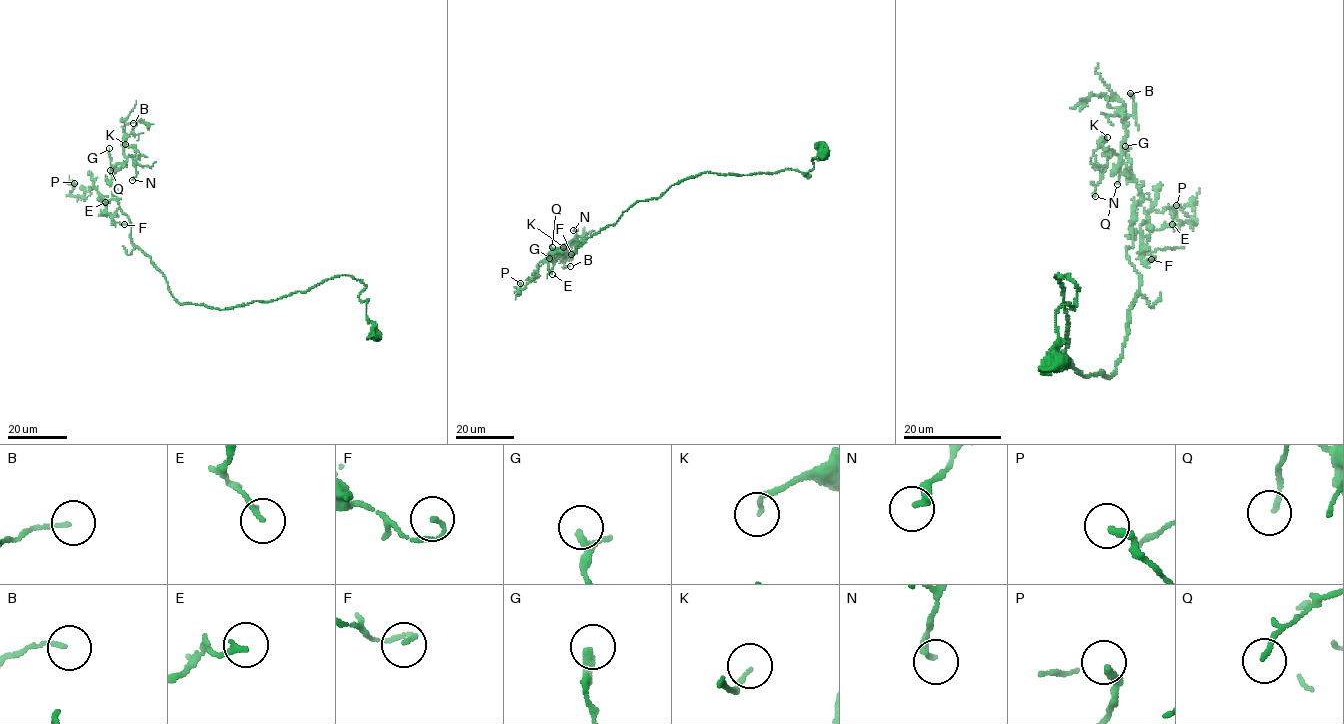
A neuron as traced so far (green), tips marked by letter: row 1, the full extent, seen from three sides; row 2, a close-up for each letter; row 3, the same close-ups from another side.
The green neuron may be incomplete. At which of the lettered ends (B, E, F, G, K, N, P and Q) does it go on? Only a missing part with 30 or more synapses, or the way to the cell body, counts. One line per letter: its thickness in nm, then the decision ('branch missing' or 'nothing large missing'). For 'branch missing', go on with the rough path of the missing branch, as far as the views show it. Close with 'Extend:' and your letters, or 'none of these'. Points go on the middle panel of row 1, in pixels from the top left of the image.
B: calibre 100 nm; nothing large missing
E: calibre 190 nm; nothing large missing
F: calibre 110 nm; nothing large missing
G: calibre 280 nm; nothing large missing
K: calibre 120 nm; nothing large missing
N: calibre 220 nm; nothing large missing
P: calibre 260 nm; nothing large missing
Q: calibre 140 nm; nothing large missing
Extend: none of these

